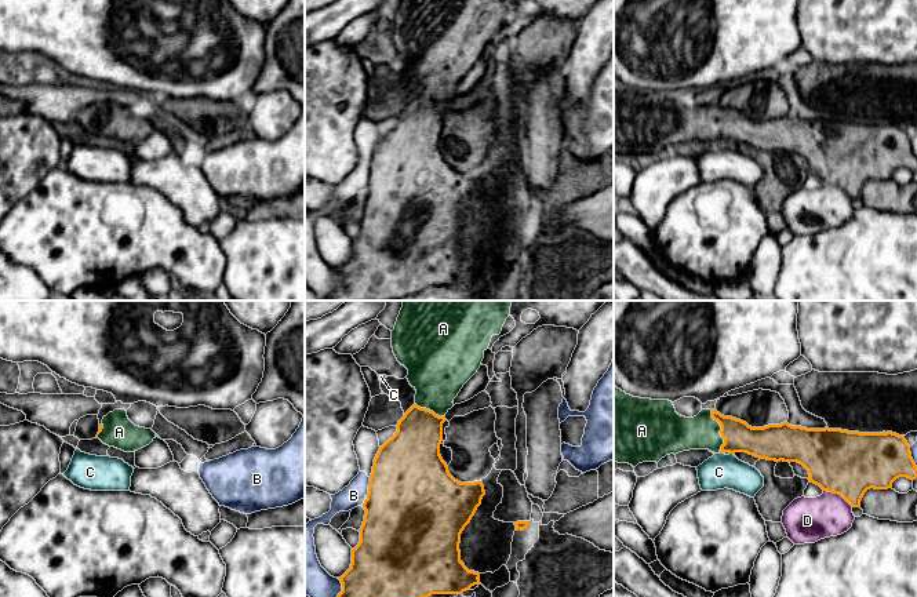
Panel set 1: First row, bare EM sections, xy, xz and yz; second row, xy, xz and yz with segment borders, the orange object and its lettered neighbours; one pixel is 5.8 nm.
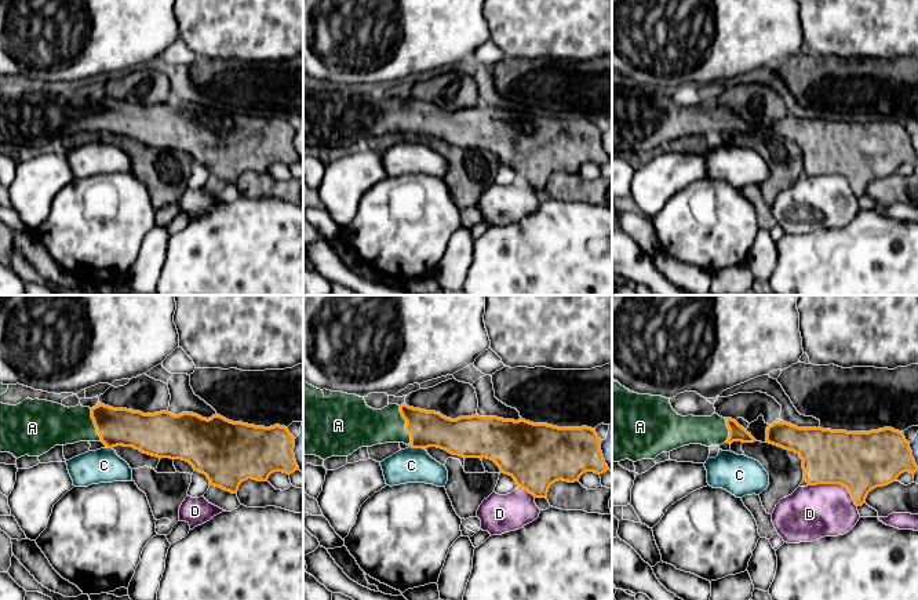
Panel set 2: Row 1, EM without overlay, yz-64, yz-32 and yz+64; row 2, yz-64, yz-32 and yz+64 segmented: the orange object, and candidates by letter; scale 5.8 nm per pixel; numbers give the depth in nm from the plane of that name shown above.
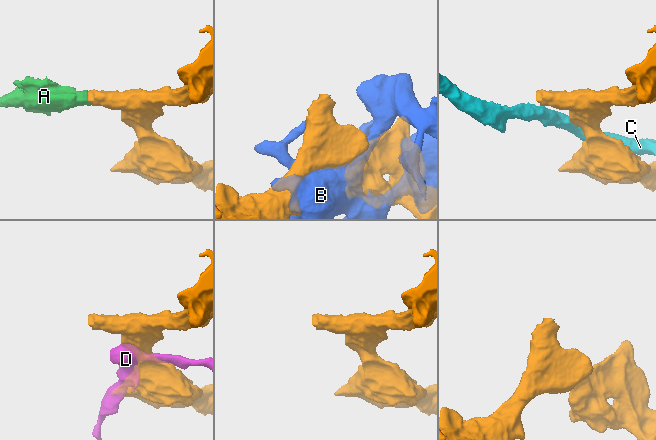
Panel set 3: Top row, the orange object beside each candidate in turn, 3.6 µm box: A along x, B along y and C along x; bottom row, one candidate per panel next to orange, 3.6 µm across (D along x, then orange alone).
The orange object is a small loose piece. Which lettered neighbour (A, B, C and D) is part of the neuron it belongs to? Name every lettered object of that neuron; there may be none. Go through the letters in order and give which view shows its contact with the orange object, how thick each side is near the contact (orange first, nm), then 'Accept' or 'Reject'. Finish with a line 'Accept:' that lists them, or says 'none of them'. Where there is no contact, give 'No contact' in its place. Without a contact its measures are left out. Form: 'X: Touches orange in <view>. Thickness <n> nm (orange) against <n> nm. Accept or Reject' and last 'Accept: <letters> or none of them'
A: Touches orange in yz. Thickness 180 nm (orange) against 220 nm. Accept
B: Touches orange in xz. Thickness 340 nm (orange) against 220 nm. Reject
C: Touches orange in yz. Thickness 200 nm (orange) against 200 nm. Reject
D: Touches orange in yz. Thickness 380 nm (orange) against 280 nm. Reject
Accept: A

